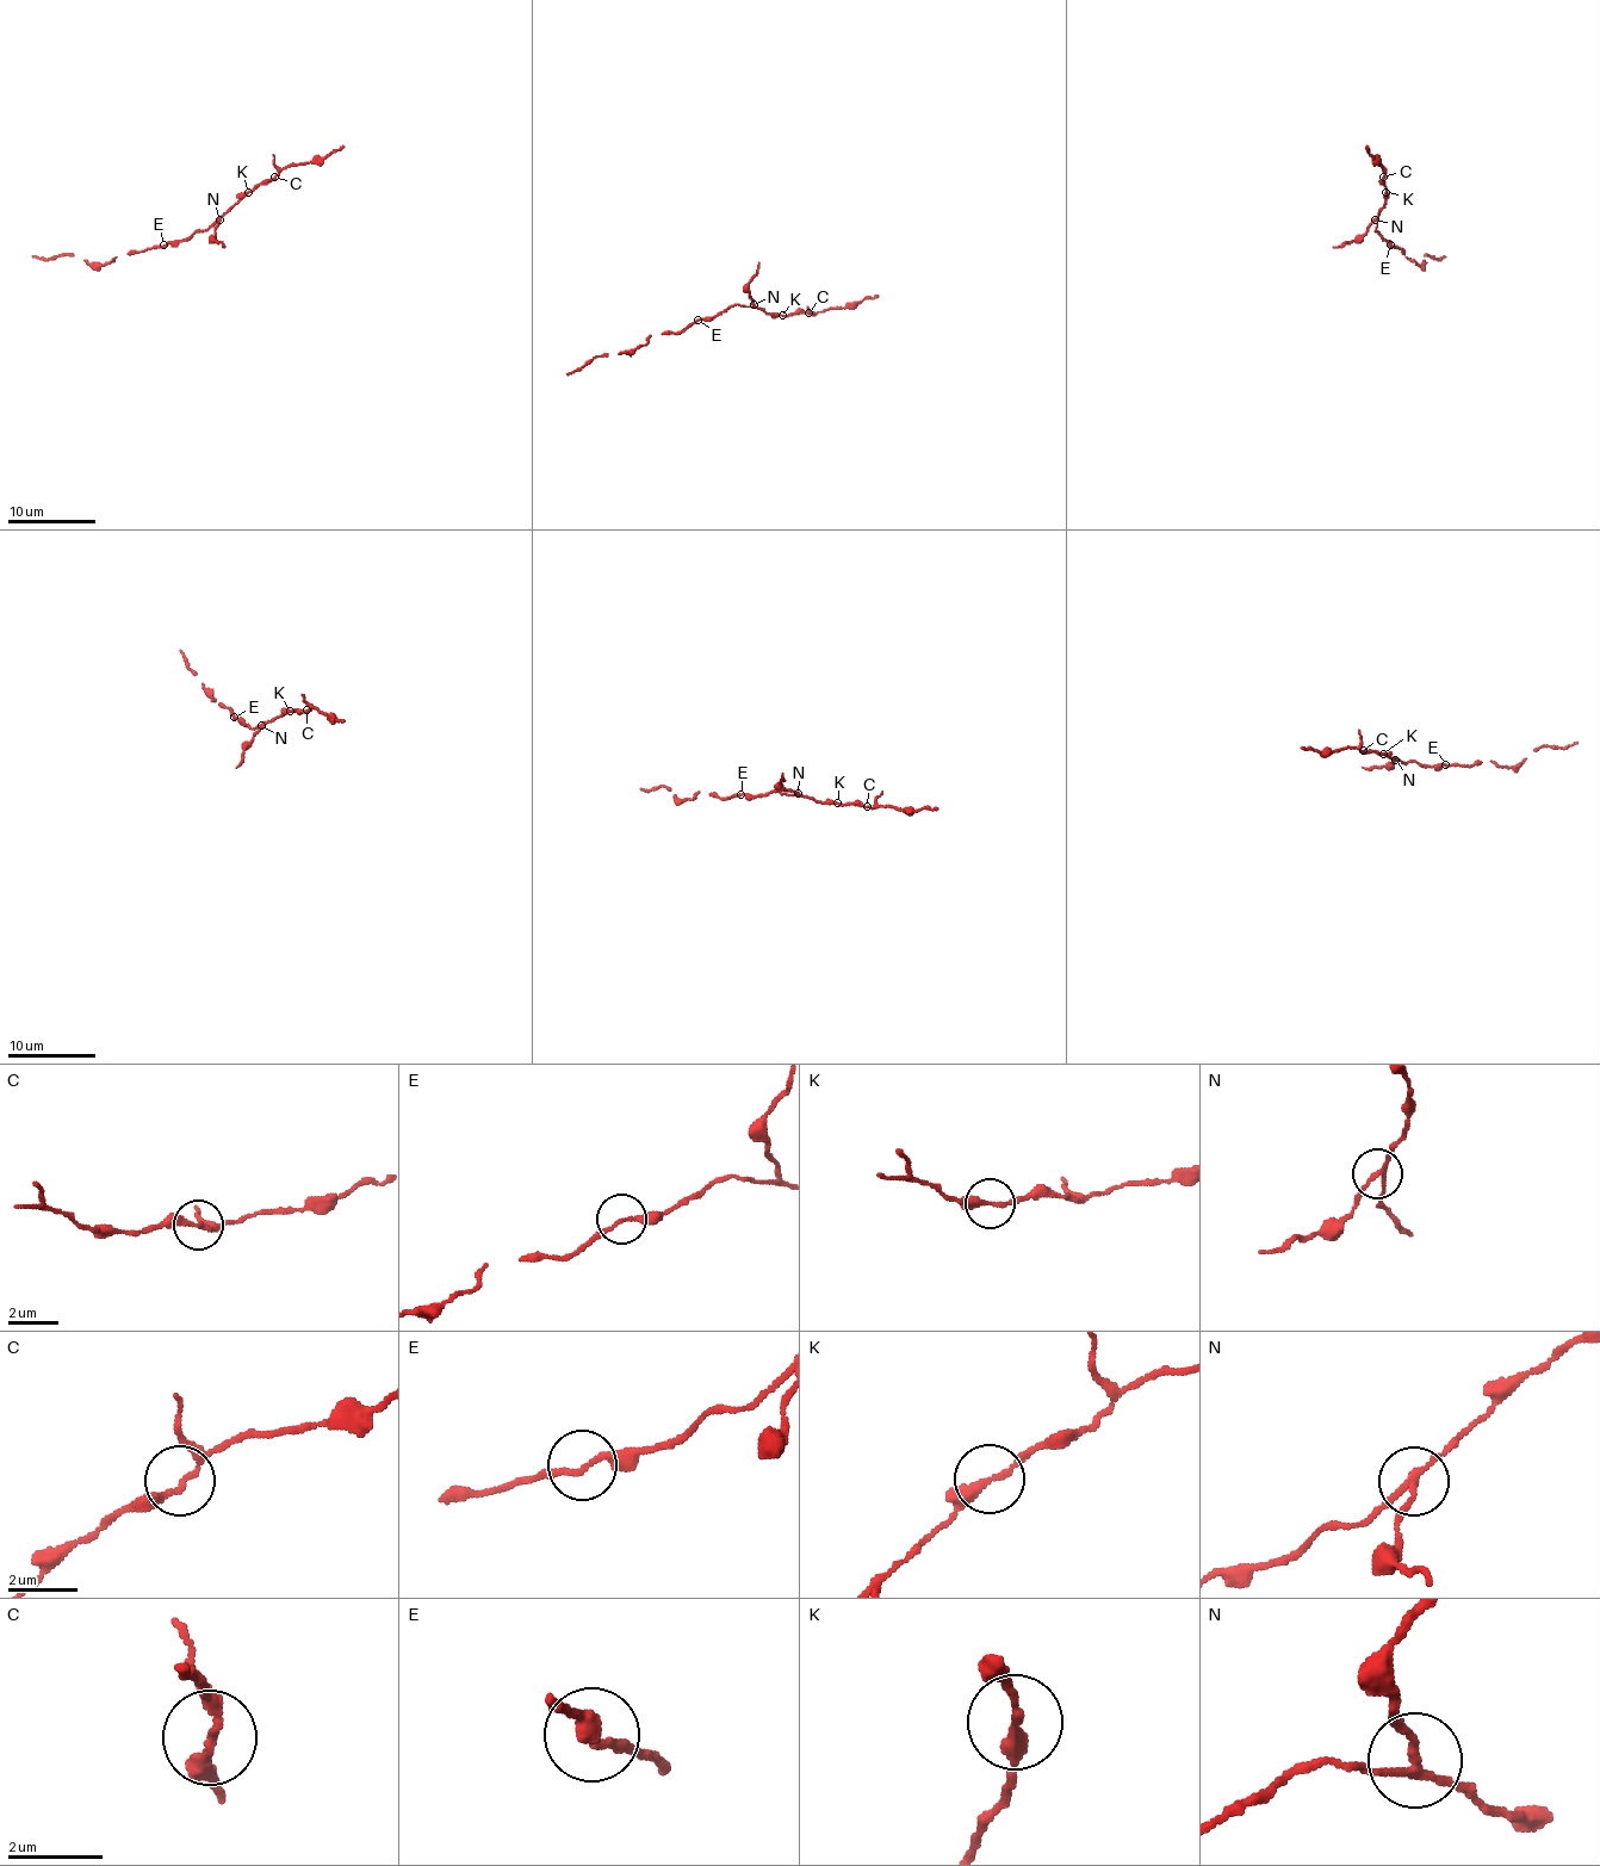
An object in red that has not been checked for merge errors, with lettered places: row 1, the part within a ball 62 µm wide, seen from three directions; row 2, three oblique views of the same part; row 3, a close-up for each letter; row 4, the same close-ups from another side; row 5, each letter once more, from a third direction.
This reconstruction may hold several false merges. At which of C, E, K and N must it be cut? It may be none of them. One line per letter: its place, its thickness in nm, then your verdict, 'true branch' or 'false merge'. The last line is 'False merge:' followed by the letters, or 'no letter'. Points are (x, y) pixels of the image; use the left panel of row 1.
C: (274, 177) | 170 nm | false merge
E: (163, 245) | 160 nm | true branch
K: (248, 192) | 200 nm | true branch
N: (219, 219) | 170 nm | false merge
False merge: C, N

